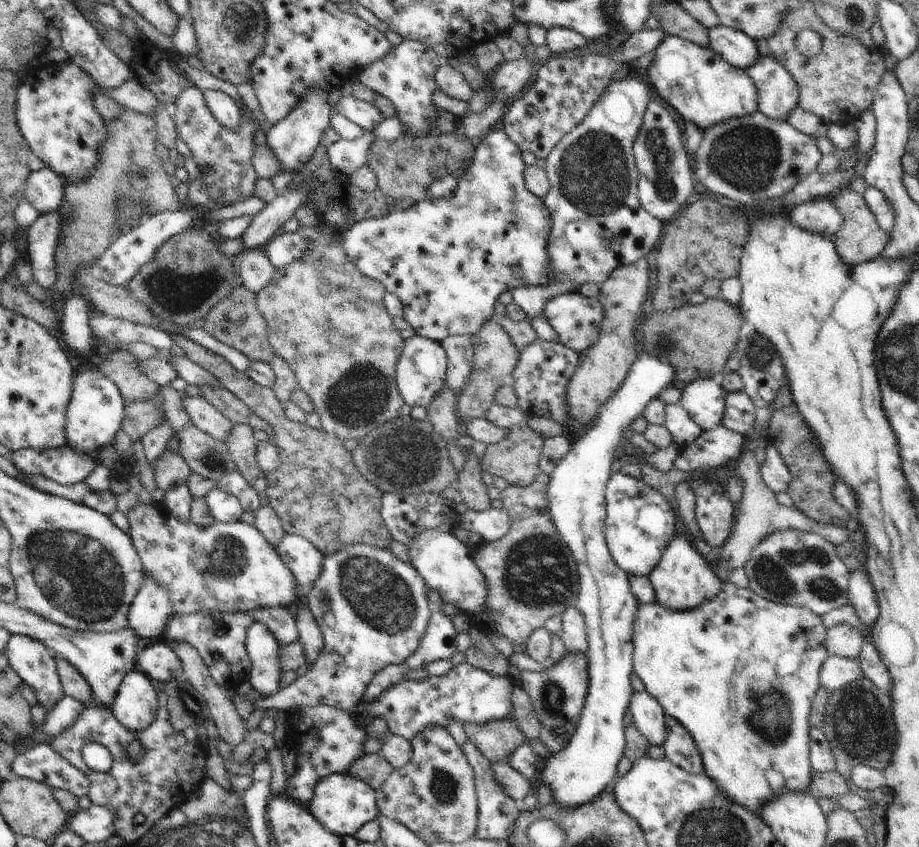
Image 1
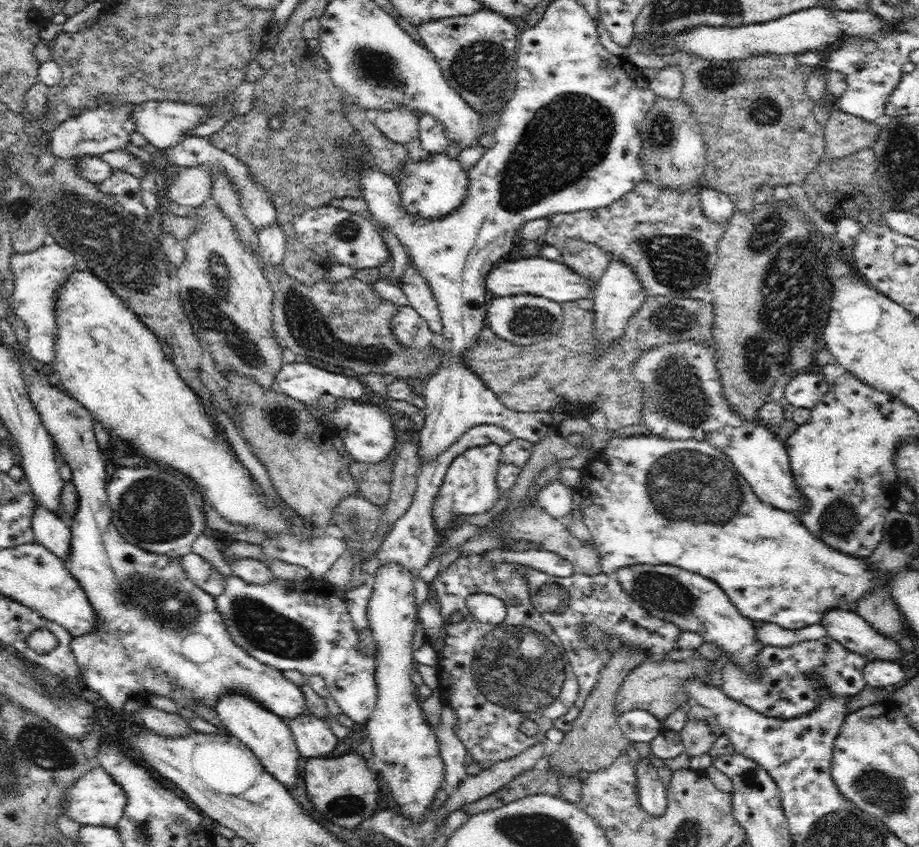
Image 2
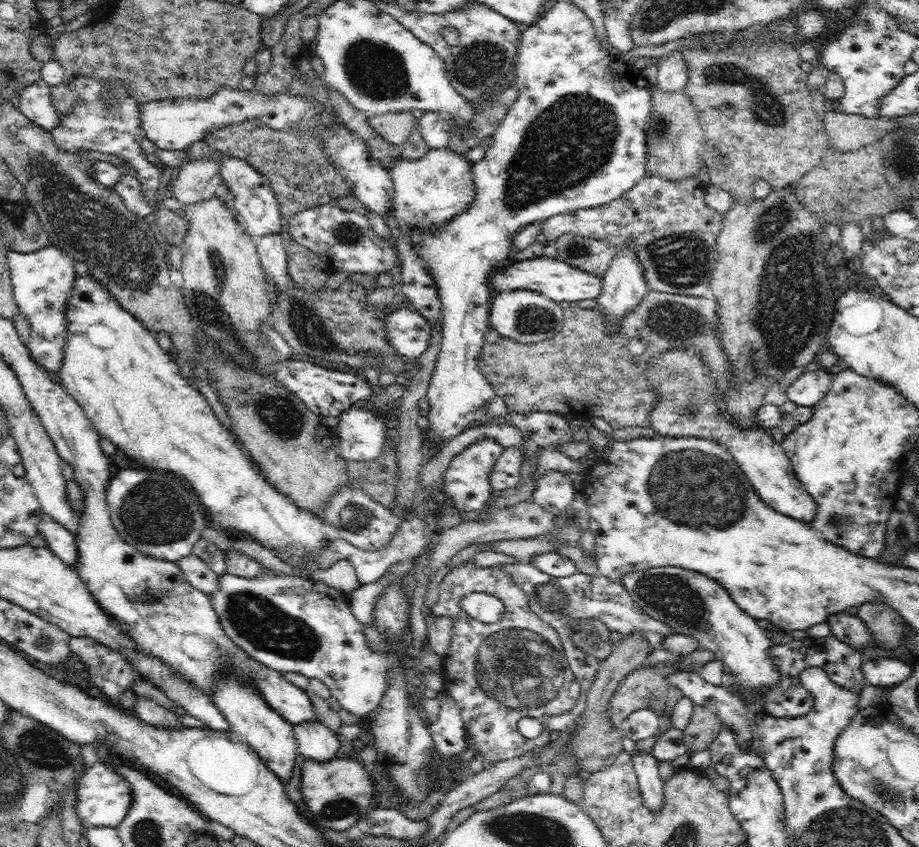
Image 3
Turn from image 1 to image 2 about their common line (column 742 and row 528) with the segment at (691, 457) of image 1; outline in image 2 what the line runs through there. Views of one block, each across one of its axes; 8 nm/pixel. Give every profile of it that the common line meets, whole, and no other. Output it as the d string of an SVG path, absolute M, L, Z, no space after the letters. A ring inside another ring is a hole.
M488 444L472 447L454 458L447 469L444 480L433 504L434 529L438 536L438 544L445 532L456 527L457 518L464 515L476 515L489 512L503 494L499 491L496 475L501 459L501 446Z

